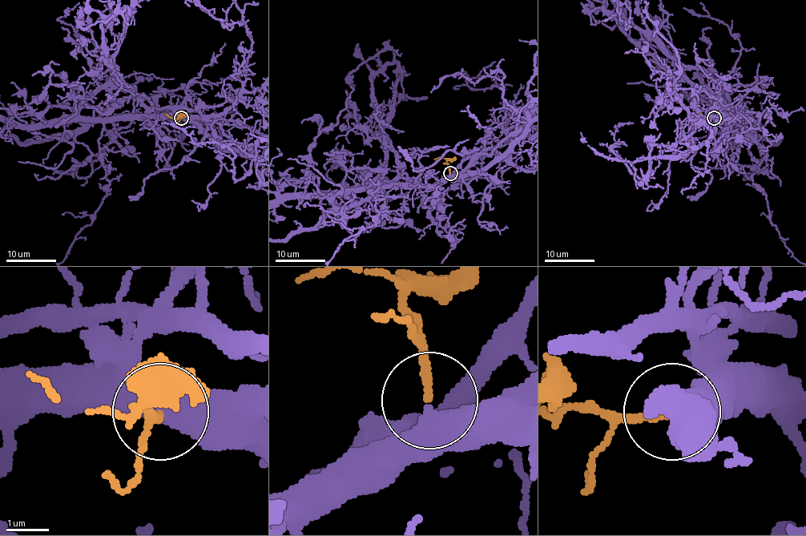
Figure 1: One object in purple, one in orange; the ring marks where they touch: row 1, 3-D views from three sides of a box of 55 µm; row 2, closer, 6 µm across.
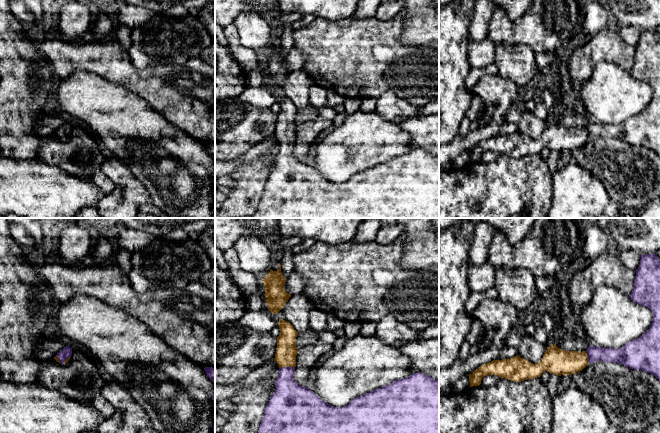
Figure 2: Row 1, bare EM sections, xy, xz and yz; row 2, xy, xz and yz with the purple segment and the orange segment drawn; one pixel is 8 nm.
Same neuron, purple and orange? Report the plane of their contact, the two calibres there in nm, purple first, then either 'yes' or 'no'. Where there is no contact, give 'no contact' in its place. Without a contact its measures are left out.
contact in xz; calibres 260 and 170 nm; yes

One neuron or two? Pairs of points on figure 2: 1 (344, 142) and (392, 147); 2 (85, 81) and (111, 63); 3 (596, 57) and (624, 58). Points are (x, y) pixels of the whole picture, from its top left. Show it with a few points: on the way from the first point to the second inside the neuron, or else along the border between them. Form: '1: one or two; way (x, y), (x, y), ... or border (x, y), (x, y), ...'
1: one; way (356, 142), (380, 142)
2: two; border (71, 74), (77, 70), (87, 70), (116, 84)
3: one; way (603, 55), (617, 55)

